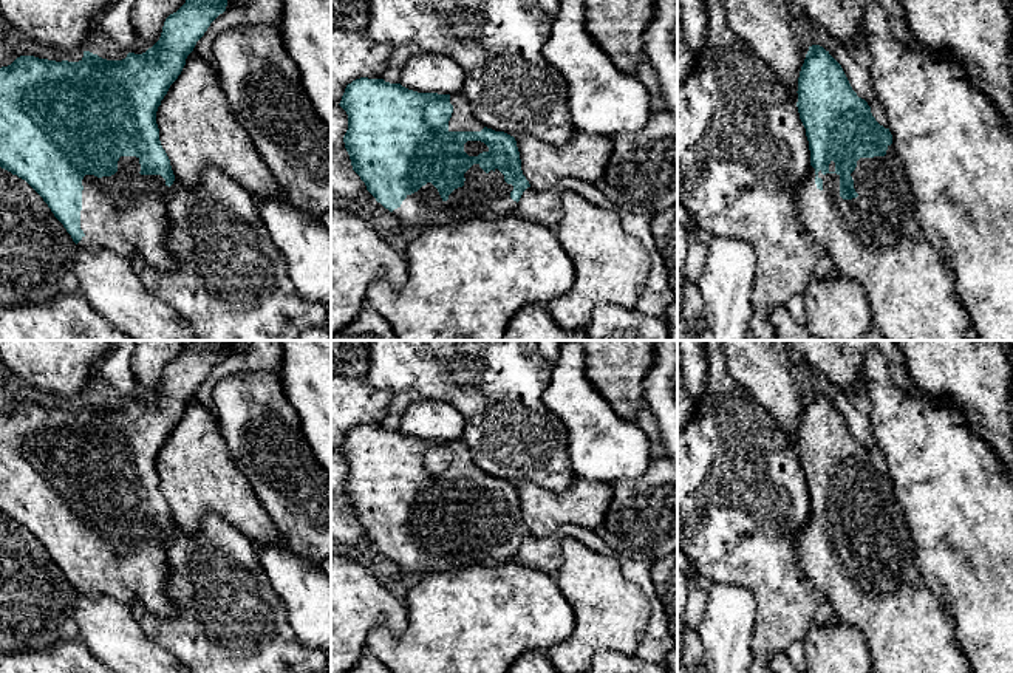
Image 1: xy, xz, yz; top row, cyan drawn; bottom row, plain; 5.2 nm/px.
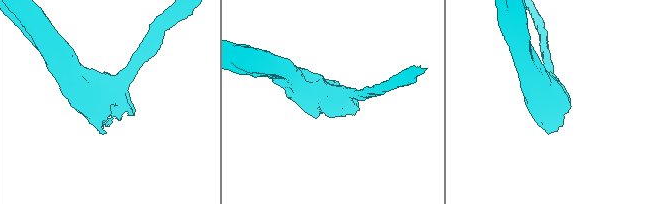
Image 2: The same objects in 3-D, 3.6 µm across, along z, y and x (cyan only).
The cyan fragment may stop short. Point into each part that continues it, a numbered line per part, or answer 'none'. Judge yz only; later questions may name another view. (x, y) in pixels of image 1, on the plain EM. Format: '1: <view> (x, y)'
1: yz (874, 585)

